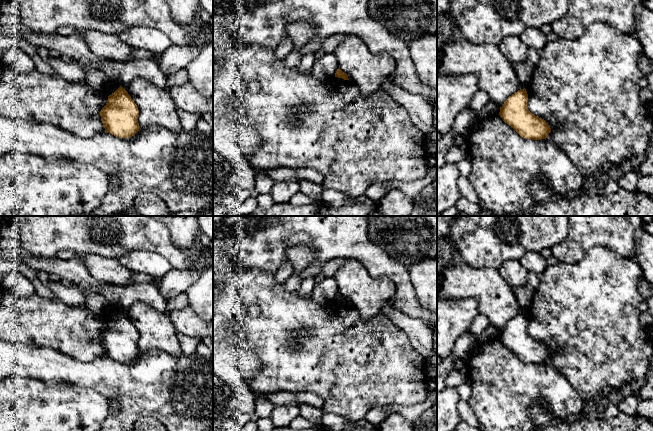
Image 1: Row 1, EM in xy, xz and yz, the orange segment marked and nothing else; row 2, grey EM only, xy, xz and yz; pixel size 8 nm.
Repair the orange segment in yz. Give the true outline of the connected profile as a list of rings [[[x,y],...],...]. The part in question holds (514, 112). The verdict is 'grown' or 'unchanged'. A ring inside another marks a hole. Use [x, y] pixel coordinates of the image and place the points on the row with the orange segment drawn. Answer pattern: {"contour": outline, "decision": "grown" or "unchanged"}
{"contour": [[[526,89],[518,90],[509,96],[503,106],[500,107],[499,115],[522,138],[546,140],[551,128],[544,119],[535,116],[528,110],[527,102]]], "decision": "unchanged"}

